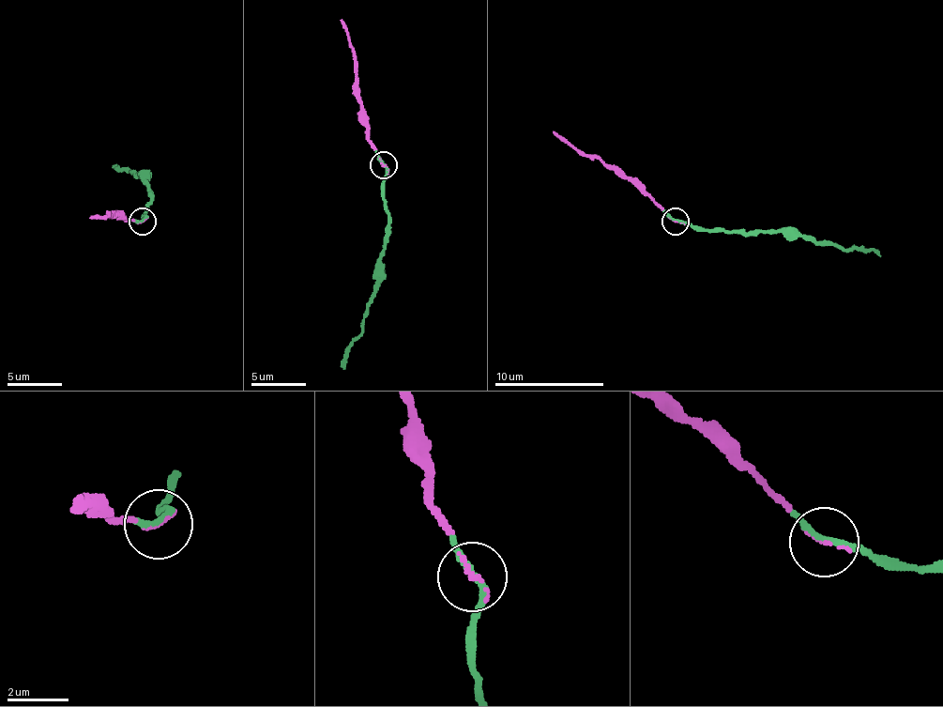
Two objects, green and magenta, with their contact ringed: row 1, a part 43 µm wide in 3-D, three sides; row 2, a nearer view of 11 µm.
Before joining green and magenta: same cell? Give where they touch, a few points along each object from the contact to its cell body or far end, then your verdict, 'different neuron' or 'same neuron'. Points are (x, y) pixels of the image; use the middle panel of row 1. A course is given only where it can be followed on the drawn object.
at (383, 165); green runs (382, 164), (387, 229), (382, 273), (367, 304), (367, 314), (344, 369); magenta runs (382, 164), (359, 104), (355, 56), (340, 20); same neuron

